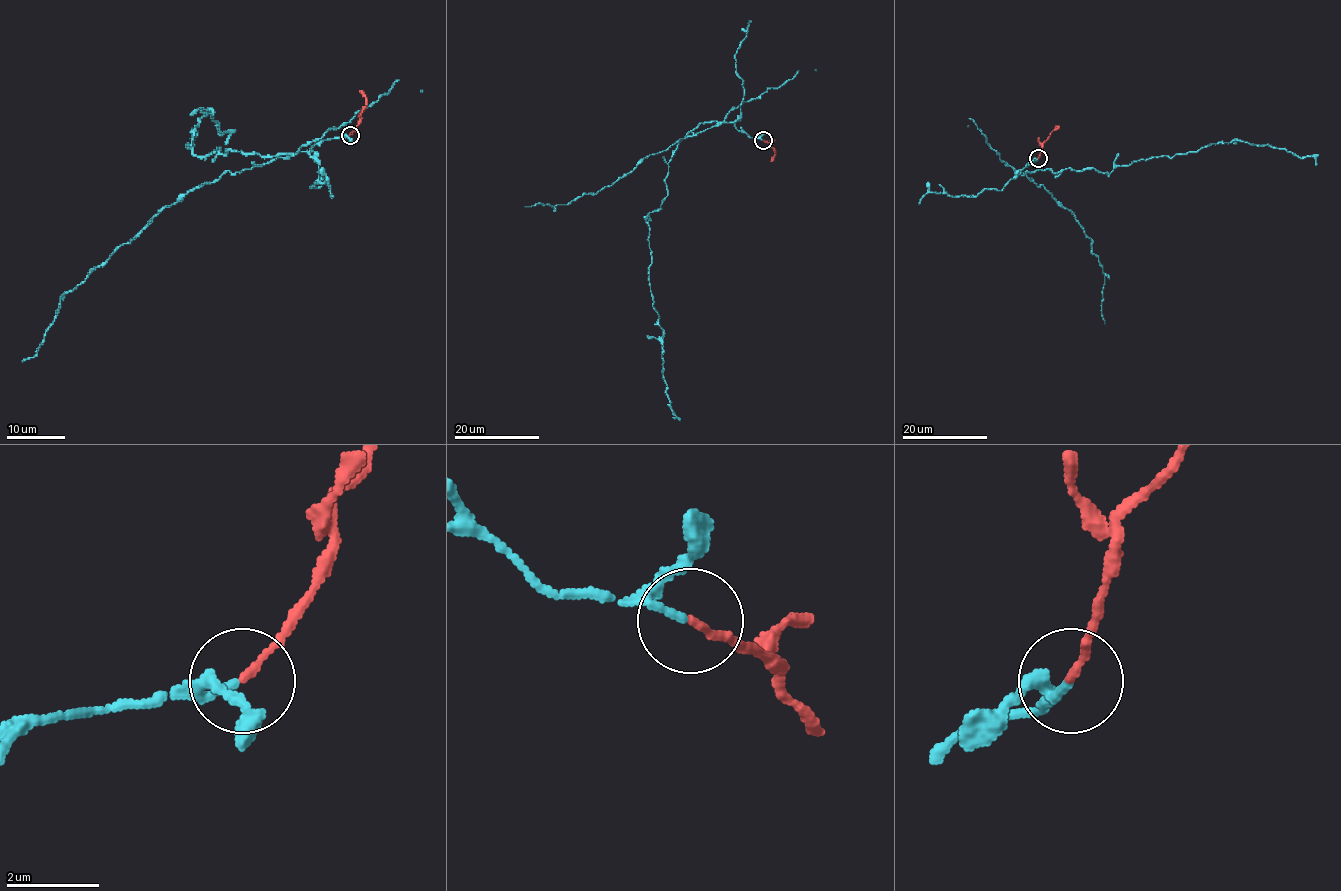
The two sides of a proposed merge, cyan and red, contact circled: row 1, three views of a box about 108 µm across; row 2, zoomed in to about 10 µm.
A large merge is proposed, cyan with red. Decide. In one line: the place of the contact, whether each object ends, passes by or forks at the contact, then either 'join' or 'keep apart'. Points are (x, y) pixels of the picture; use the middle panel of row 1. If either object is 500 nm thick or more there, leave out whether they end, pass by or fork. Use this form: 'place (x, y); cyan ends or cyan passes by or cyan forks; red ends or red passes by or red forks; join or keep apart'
place (763, 140); cyan ends; red ends; join

